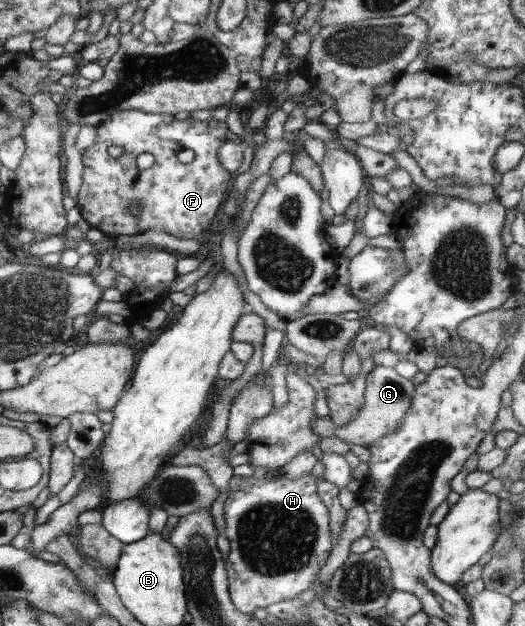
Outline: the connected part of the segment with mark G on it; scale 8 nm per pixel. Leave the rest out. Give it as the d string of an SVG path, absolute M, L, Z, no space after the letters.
M375 365L367 374L364 404L358 410L355 420L342 428L337 427L334 436L351 445L357 445L359 452L364 453L372 446L372 442L398 430L398 424L410 408L415 385L411 380L399 375L393 367Z

